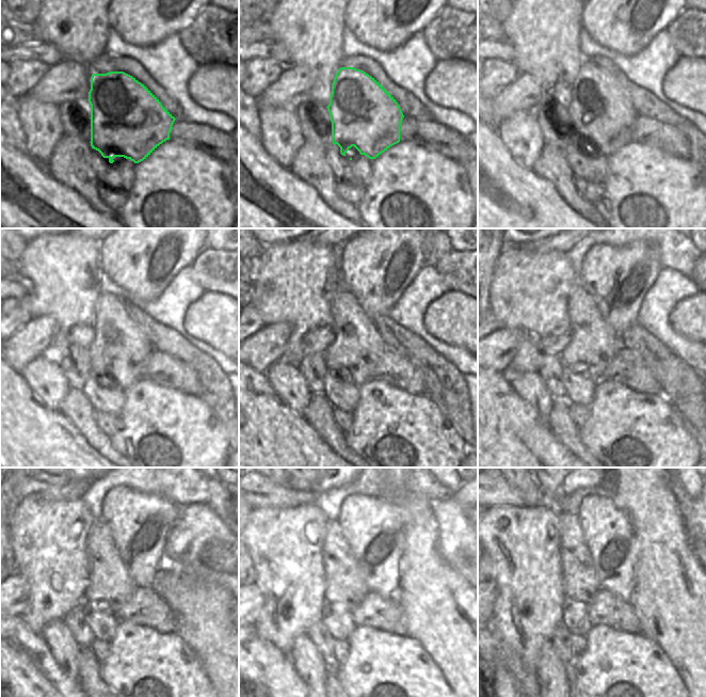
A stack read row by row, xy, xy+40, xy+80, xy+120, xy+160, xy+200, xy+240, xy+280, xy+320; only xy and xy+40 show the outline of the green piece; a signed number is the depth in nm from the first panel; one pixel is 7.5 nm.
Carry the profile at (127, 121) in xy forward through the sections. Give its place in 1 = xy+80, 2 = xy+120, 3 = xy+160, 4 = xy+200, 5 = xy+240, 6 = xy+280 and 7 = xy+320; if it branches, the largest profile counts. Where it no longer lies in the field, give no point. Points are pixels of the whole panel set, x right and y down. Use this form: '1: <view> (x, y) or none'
1: xy+80 (599, 110)
2: xy+120 (119, 347)
3: xy+160 (357, 346)
4: xy+200 (593, 342)
5: xy+240 (110, 582)
6: xy+280 (345, 583)
7: xy+320 (581, 583)

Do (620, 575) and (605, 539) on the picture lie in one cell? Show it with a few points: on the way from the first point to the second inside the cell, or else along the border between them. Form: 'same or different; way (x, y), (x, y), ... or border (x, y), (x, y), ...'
same; way (607, 576), (599, 567), (600, 552)

